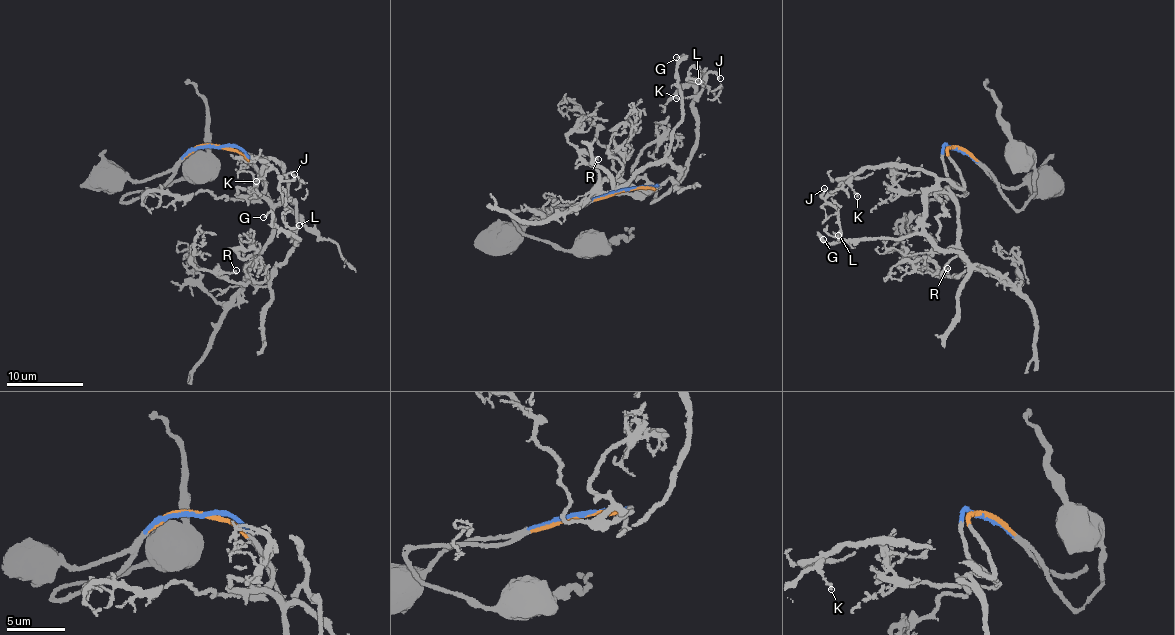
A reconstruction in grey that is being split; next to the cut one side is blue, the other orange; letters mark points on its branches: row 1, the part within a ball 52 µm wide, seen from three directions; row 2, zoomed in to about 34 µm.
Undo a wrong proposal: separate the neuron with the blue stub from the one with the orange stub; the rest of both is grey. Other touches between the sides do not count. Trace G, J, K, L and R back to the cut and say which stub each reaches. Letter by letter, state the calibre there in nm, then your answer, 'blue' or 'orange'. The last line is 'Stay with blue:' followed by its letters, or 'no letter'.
G: 130 nm | orange
J: 170 nm | orange
K: 160 nm | orange
L: 180 nm | orange
R: 200 nm | orange
Stay with blue: no letter

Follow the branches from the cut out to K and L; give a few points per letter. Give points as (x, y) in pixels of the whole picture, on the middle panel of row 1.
K: (630, 189), (650, 186), (655, 194), (653, 202), (682, 178), (696, 141), (695, 97), (675, 97)
L: (630, 189), (650, 186), (653, 202), (680, 181), (696, 141), (693, 105), (706, 75), (687, 79), (698, 80)

